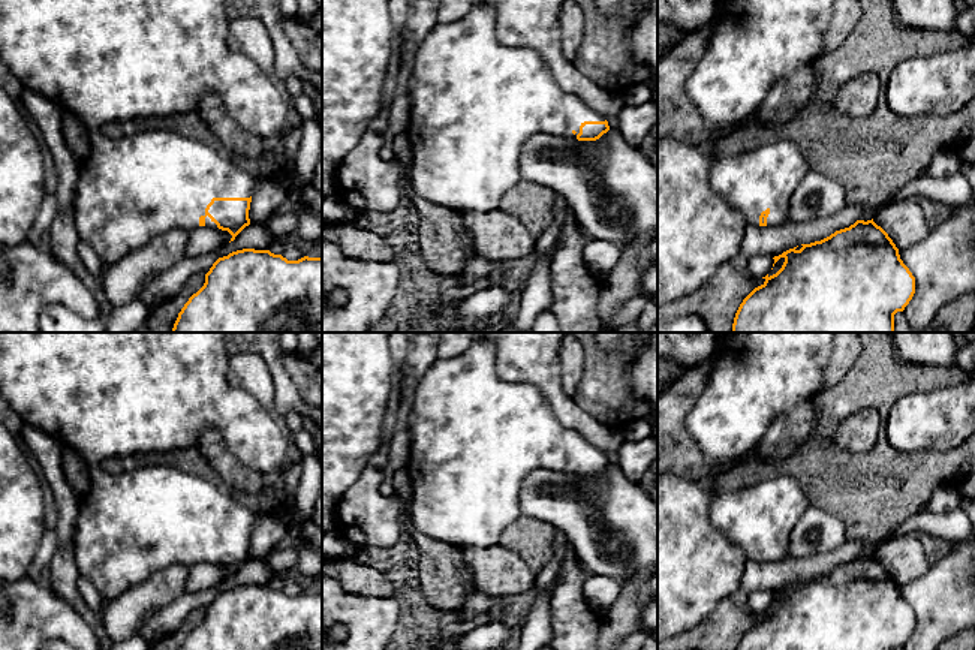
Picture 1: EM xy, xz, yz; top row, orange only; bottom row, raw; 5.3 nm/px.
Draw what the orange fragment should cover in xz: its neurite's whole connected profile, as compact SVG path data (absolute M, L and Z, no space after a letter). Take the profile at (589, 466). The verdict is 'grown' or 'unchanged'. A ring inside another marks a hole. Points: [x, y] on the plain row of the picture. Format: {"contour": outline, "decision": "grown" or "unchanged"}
{"contour": "M475 337L461 355L437 358L421 377L407 416L410 454L406 469L412 497L406 517L413 529L457 547L488 548L499 544L503 529L521 515L520 490L529 472L548 469L560 475L596 476L610 466L602 451L560 425L538 386L500 379L496 356L493 341Z", "decision": "grown"}

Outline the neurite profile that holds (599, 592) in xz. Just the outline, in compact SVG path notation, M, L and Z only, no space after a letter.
M589 575L583 586L583 595L593 610L605 611L619 599L622 589L622 584L613 578Z

